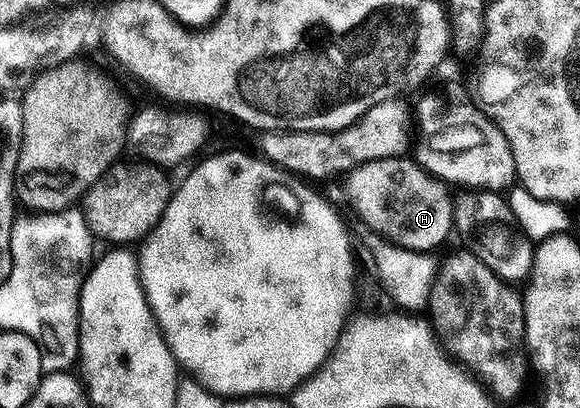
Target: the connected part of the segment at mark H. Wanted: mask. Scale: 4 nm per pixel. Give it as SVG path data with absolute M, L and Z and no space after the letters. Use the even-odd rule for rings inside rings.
M411 156L387 157L386 159L374 159L370 164L359 168L360 179L366 184L363 188L358 187L354 191L354 199L361 203L356 213L359 220L374 230L385 240L392 242L398 247L408 248L410 251L428 253L435 251L448 236L453 236L452 202L453 194L449 186L438 177L433 177L419 161Z

